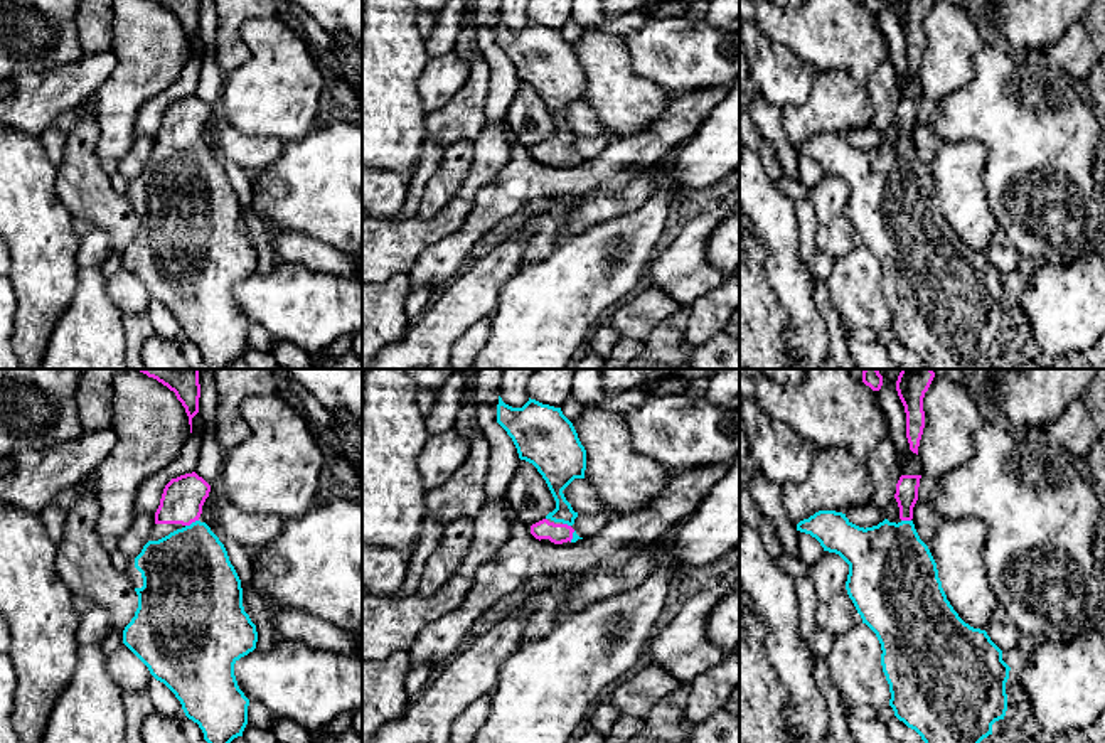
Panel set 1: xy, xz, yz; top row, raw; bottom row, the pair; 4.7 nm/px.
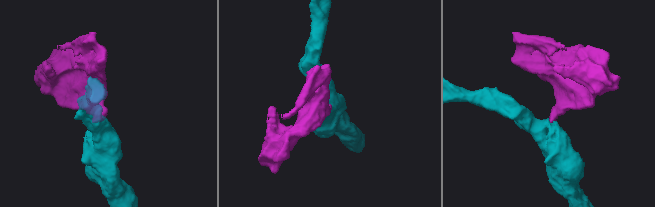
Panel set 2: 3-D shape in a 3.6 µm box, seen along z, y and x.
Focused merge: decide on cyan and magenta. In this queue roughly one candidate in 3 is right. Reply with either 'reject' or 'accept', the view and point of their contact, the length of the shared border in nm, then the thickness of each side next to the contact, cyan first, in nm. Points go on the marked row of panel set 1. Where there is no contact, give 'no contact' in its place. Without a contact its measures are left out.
accept; meets cyan in xy at (192, 523); contact 70 nm long; 420 nm thick on the cyan side, 200 nm on the other

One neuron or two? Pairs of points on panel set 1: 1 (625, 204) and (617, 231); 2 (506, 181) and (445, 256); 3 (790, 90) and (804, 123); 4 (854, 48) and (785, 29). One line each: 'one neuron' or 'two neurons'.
1: two neurons
2: one neuron
3: two neurons
4: one neuron

